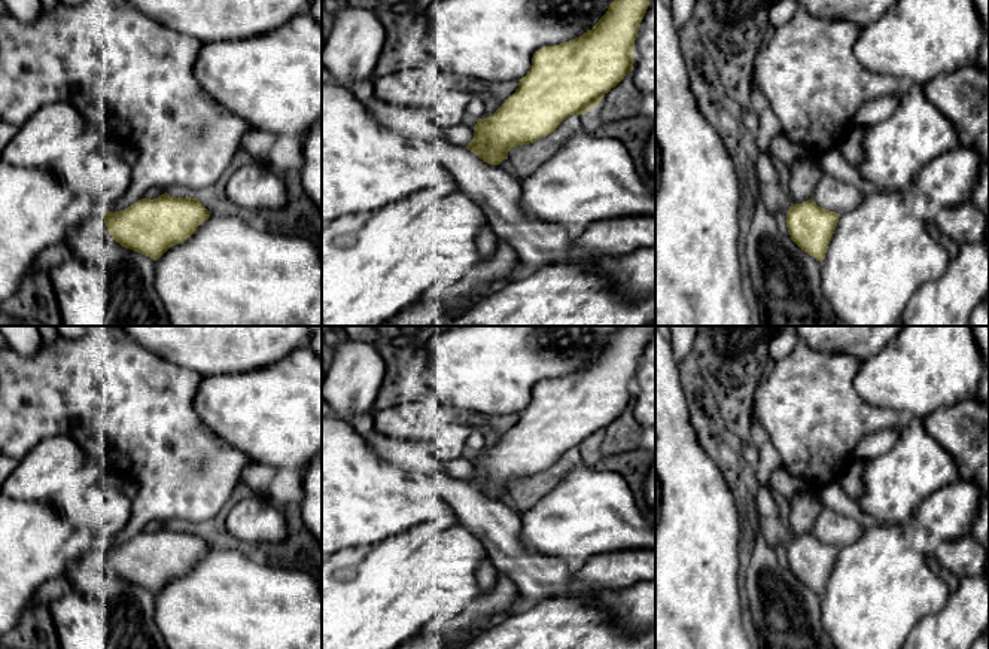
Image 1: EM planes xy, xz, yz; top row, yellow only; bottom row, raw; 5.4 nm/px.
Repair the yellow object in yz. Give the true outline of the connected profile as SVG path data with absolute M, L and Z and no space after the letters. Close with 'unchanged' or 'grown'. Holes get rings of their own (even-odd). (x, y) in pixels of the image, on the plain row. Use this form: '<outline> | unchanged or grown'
M812 531L791 537L786 561L791 573L807 588L822 595L840 548L819 540Z | unchanged

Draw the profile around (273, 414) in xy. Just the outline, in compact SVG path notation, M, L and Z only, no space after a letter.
M302 347L268 368L204 377L194 406L213 433L253 463L302 473L322 453L322 357Z

